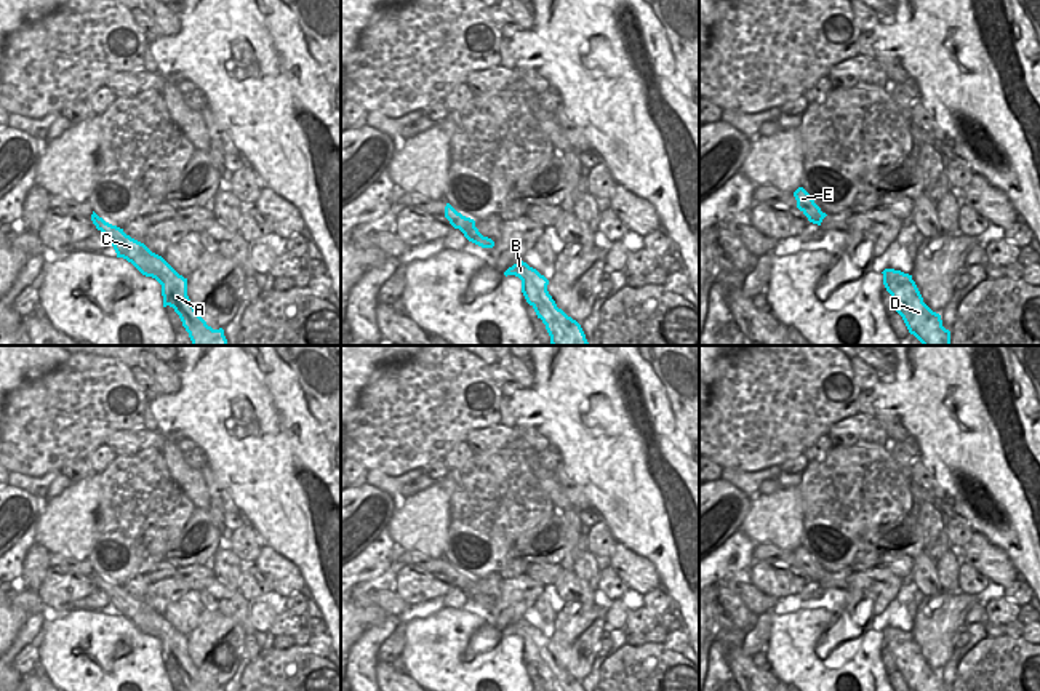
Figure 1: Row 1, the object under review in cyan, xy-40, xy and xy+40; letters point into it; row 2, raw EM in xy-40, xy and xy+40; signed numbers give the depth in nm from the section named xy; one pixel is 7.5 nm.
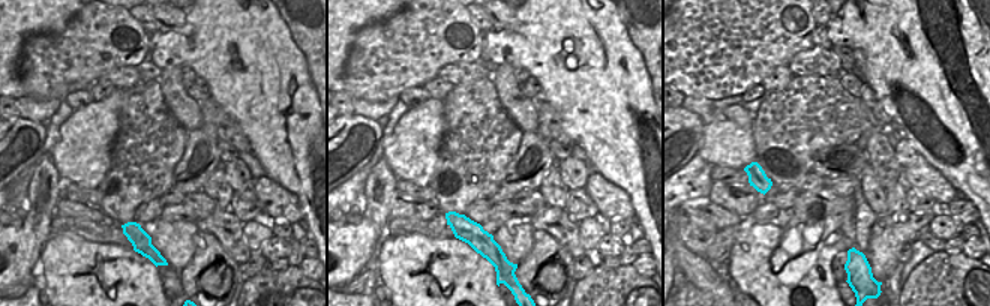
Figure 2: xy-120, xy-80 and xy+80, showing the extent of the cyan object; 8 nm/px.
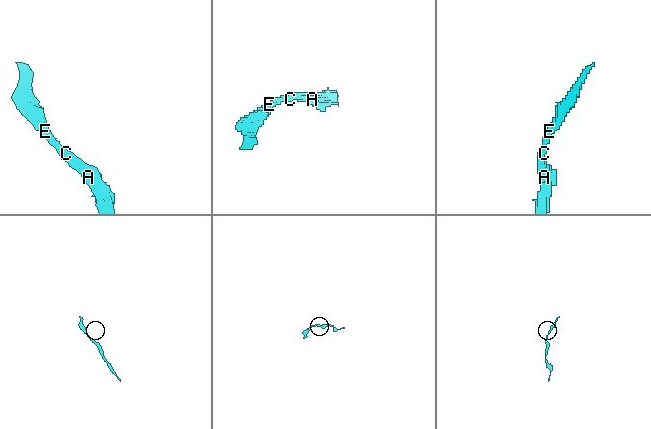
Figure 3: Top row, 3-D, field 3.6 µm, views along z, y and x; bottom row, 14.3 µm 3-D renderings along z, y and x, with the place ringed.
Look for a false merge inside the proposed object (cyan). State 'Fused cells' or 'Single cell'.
Single cell

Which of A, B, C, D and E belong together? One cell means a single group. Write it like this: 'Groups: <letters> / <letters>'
Groups: A B C D E

